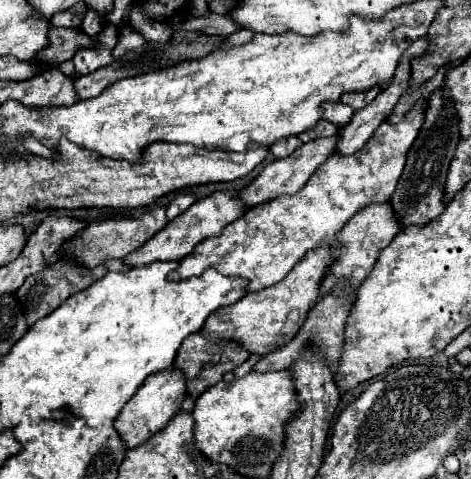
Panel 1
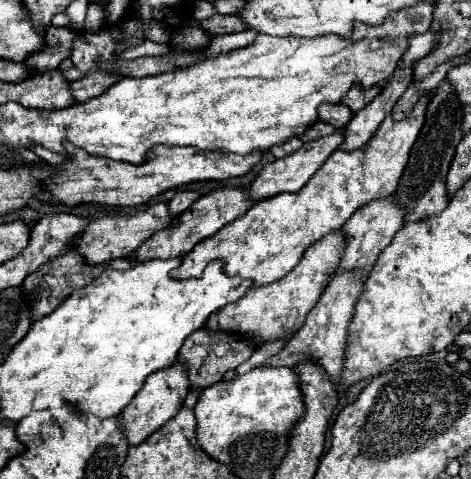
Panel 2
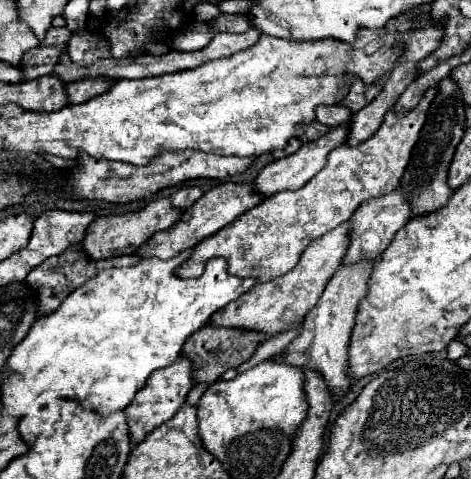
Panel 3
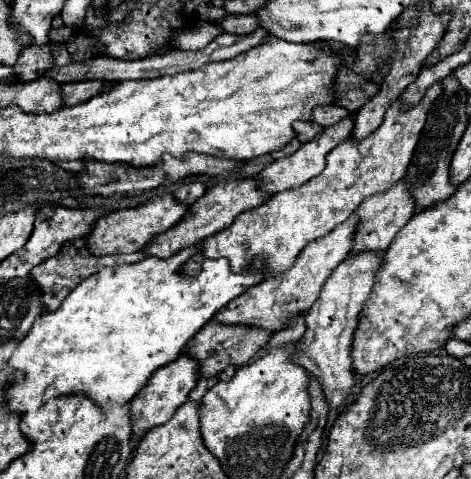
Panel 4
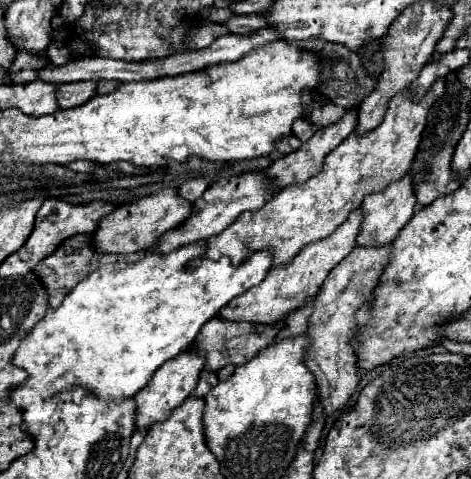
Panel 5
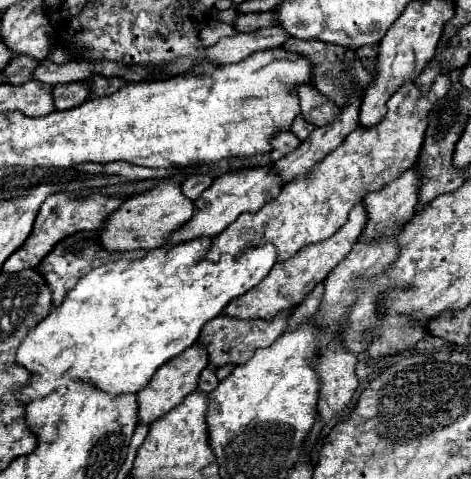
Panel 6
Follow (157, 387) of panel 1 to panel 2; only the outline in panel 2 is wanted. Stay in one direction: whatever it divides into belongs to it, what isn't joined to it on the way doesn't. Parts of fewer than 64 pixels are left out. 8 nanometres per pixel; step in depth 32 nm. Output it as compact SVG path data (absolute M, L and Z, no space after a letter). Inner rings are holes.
M176 362L170 368L164 368L160 372L154 372L152 376L148 376L146 384L142 386L142 390L134 396L134 400L122 410L122 424L124 424L124 432L126 432L126 440L130 446L138 446L140 442L144 442L154 430L158 430L160 426L164 426L172 416L178 414L178 410L184 404L184 398L190 390L190 380L188 380L188 372L186 366Z

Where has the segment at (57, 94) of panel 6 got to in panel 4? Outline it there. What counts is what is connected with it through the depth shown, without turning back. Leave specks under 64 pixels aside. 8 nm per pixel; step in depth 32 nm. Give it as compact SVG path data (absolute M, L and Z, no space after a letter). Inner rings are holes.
M84 80L84 82L70 82L62 84L62 106L78 106L88 102L92 96L96 96L102 88L100 80Z

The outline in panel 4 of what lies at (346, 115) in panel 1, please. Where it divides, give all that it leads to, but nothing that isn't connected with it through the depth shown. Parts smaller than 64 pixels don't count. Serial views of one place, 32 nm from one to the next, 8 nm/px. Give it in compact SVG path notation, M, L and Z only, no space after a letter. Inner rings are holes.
M338 104L318 106L318 112L314 112L312 122L316 122L316 124L320 124L320 126L326 128L326 126L332 126L332 124L336 124L338 120L342 120L346 114L348 114L348 110L342 108L342 106L338 106Z

